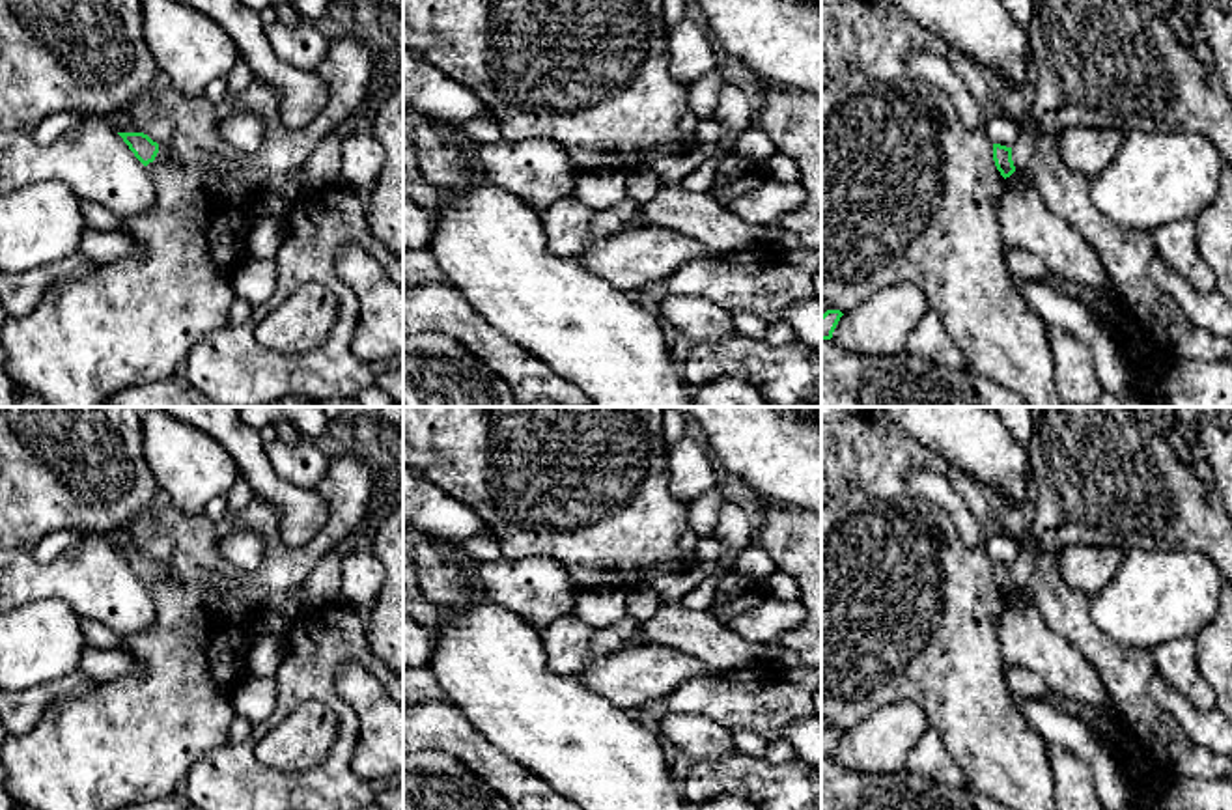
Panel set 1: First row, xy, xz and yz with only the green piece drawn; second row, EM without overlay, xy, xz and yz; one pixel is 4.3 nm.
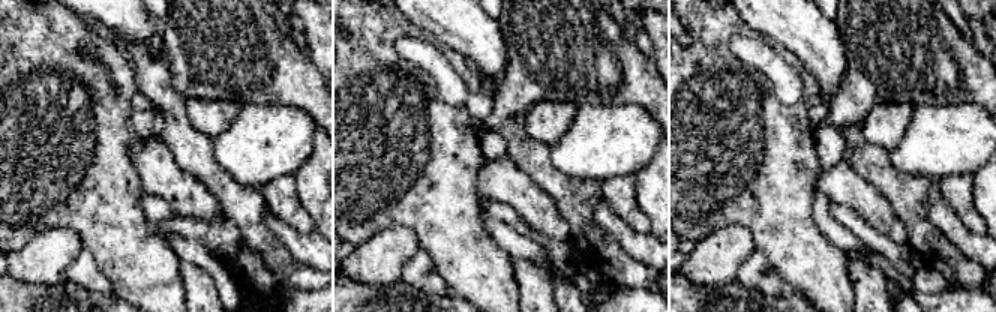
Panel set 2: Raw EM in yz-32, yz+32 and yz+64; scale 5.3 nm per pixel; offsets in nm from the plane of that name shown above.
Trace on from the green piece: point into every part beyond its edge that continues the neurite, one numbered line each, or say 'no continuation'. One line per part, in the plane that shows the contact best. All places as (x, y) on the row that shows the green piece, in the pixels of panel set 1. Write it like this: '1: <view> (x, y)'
no continuation

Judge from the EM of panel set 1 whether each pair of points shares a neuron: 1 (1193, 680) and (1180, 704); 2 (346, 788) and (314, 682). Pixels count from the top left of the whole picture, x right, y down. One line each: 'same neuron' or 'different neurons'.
1: different neurons
2: same neuron

